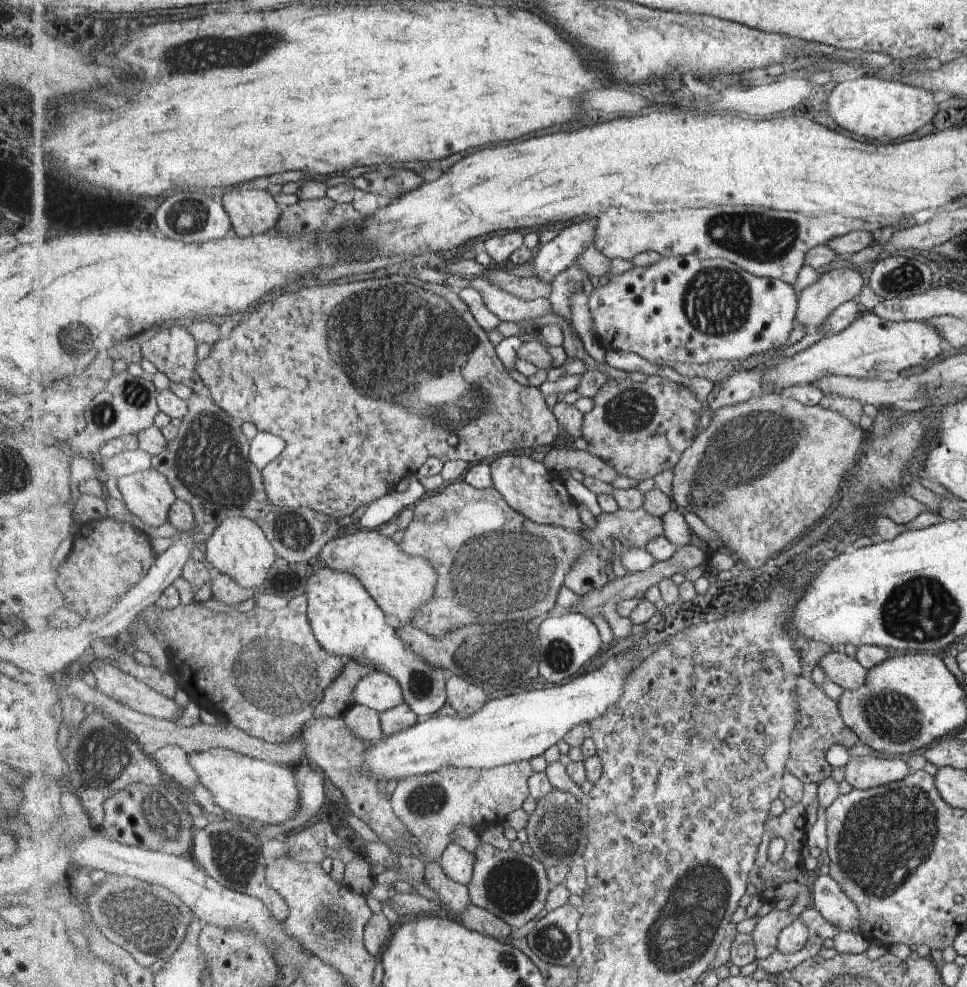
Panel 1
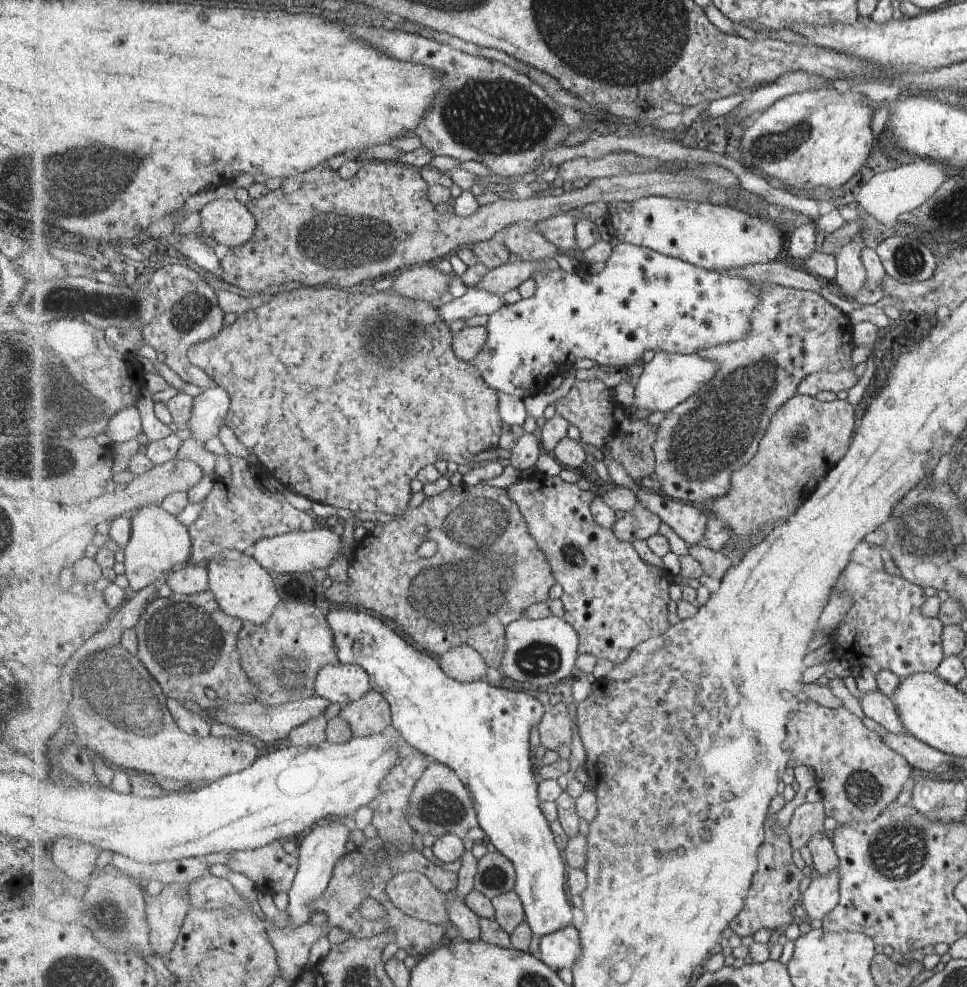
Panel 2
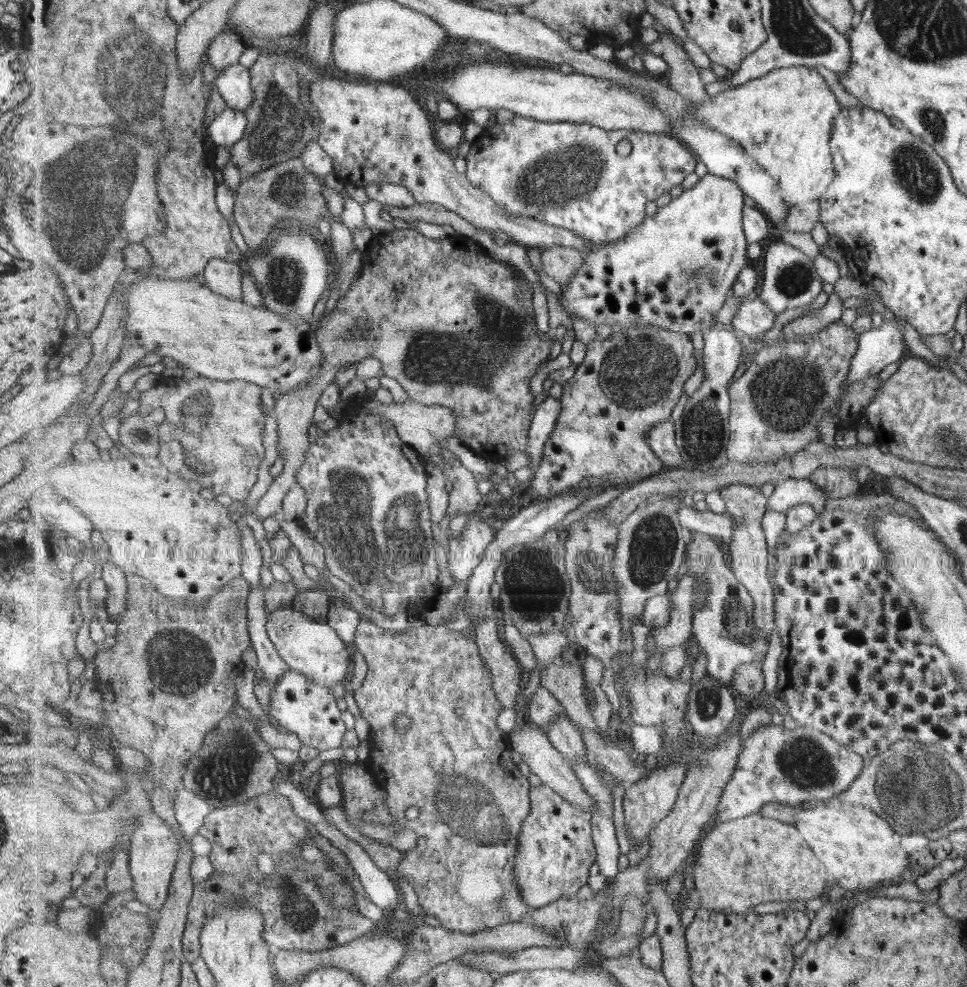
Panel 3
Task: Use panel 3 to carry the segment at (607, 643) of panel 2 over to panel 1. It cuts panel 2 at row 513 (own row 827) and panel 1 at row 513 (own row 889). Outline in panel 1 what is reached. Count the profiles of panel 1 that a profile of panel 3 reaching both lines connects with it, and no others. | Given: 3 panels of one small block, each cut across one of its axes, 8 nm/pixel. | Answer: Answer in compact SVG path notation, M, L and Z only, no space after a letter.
M525 453L516 456L501 456L494 460L490 467L494 487L500 490L513 510L541 525L555 525L581 533L585 526L577 508L578 504L567 492L560 473L552 471L543 464L543 461L533 460Z

